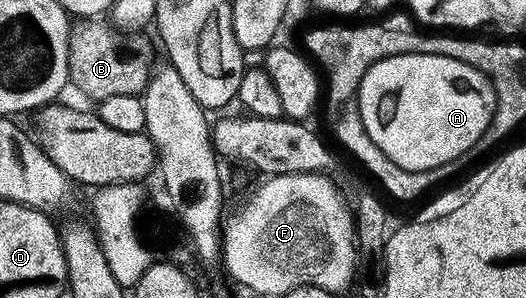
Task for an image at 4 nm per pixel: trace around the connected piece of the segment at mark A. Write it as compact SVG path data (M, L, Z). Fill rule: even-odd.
M435 52L390 56L373 64L362 76L362 84L356 89L355 109L360 111L362 124L382 148L382 152L400 170L429 170L438 168L458 156L462 156L486 132L496 111L496 88L492 79L462 60L442 56Z

